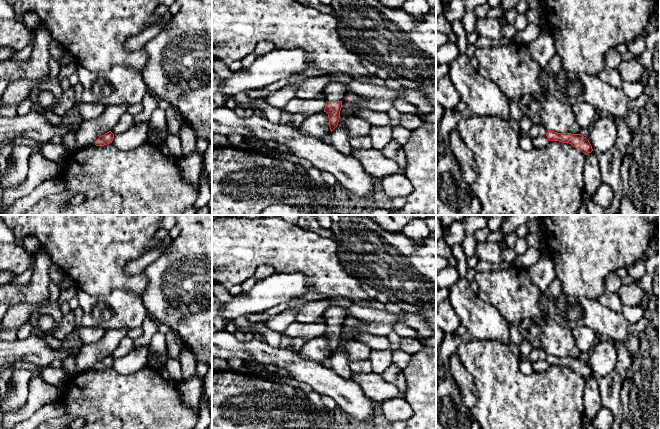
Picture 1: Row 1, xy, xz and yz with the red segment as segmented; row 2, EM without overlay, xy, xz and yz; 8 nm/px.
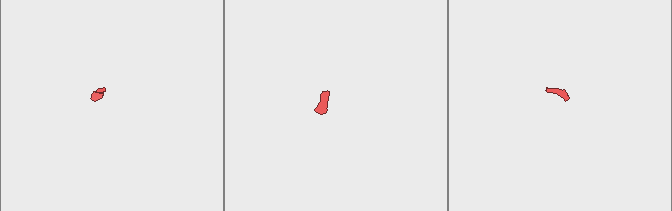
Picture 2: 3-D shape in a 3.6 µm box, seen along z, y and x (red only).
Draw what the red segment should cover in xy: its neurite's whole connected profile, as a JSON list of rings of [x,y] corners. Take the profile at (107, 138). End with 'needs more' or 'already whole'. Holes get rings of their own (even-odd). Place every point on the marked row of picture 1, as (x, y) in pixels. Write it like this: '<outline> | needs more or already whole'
[[[109,131],[107,133],[105,133],[104,135],[100,136],[96,141],[95,141],[95,145],[96,146],[104,146],[107,144],[112,143],[114,139],[114,134]]] | already whole

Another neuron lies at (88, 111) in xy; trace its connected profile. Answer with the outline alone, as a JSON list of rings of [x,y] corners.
[[[80,102],[77,110],[84,120],[91,120],[98,118],[104,112],[105,107],[100,103]]]

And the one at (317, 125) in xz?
[[[323,111],[307,116],[297,131],[305,136],[327,139],[331,133],[328,114]]]

